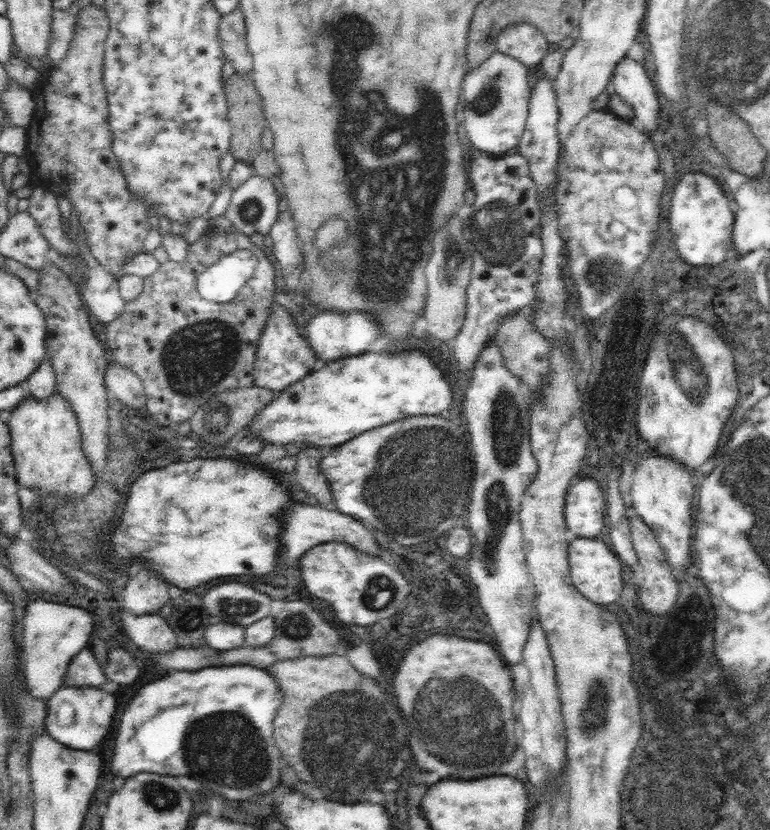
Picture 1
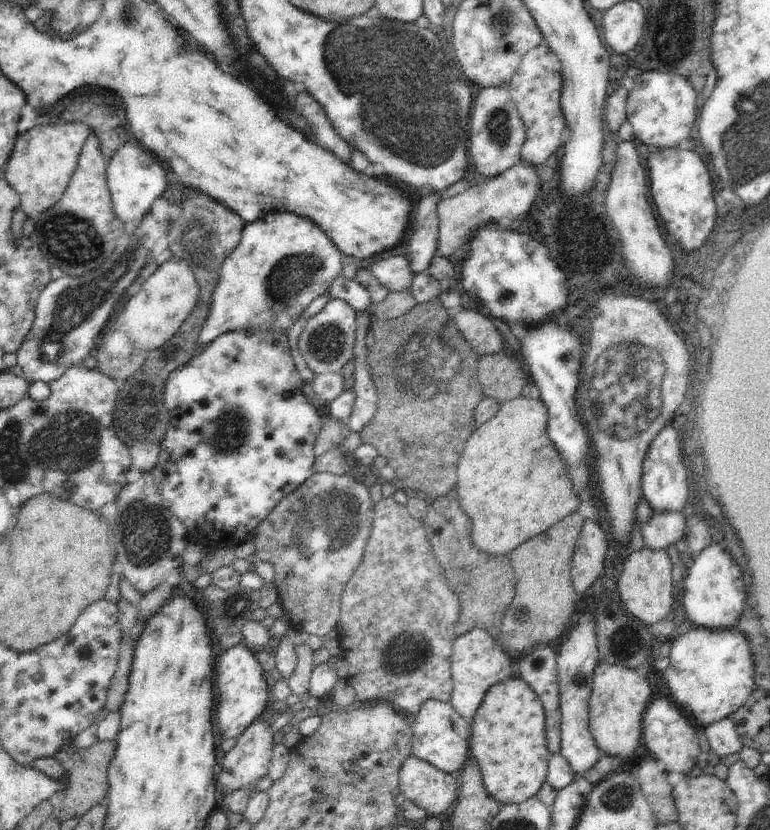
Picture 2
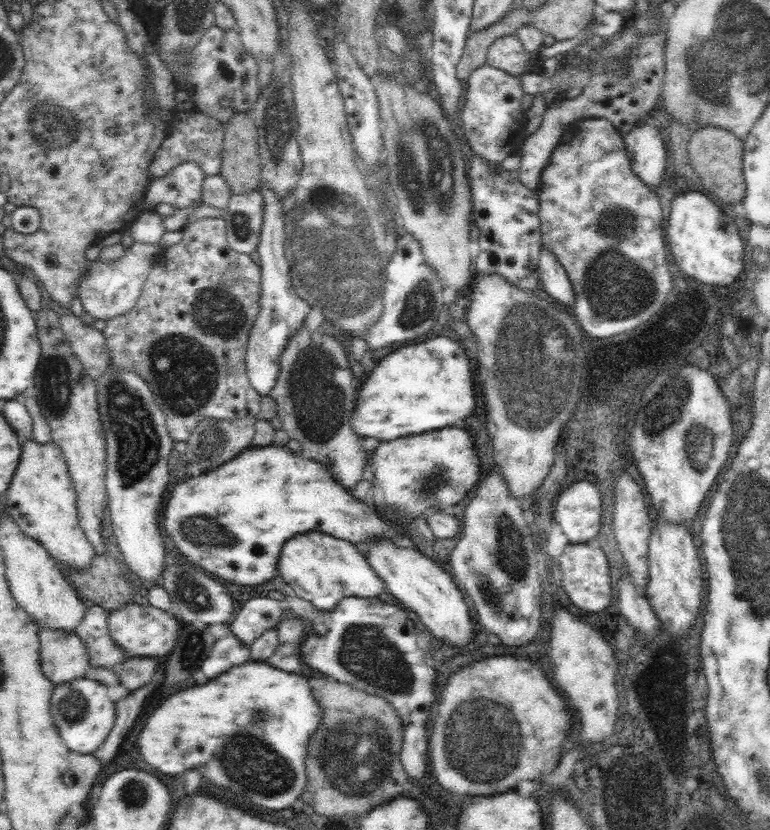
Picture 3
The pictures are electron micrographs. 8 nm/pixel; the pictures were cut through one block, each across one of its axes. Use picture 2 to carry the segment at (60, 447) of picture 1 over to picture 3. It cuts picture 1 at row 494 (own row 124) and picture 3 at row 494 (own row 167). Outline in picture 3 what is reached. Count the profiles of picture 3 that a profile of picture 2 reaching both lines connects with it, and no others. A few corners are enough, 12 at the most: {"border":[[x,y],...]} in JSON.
{"border":[[24,441],[3,499],[56,562],[88,570],[74,483],[58,444]]}

